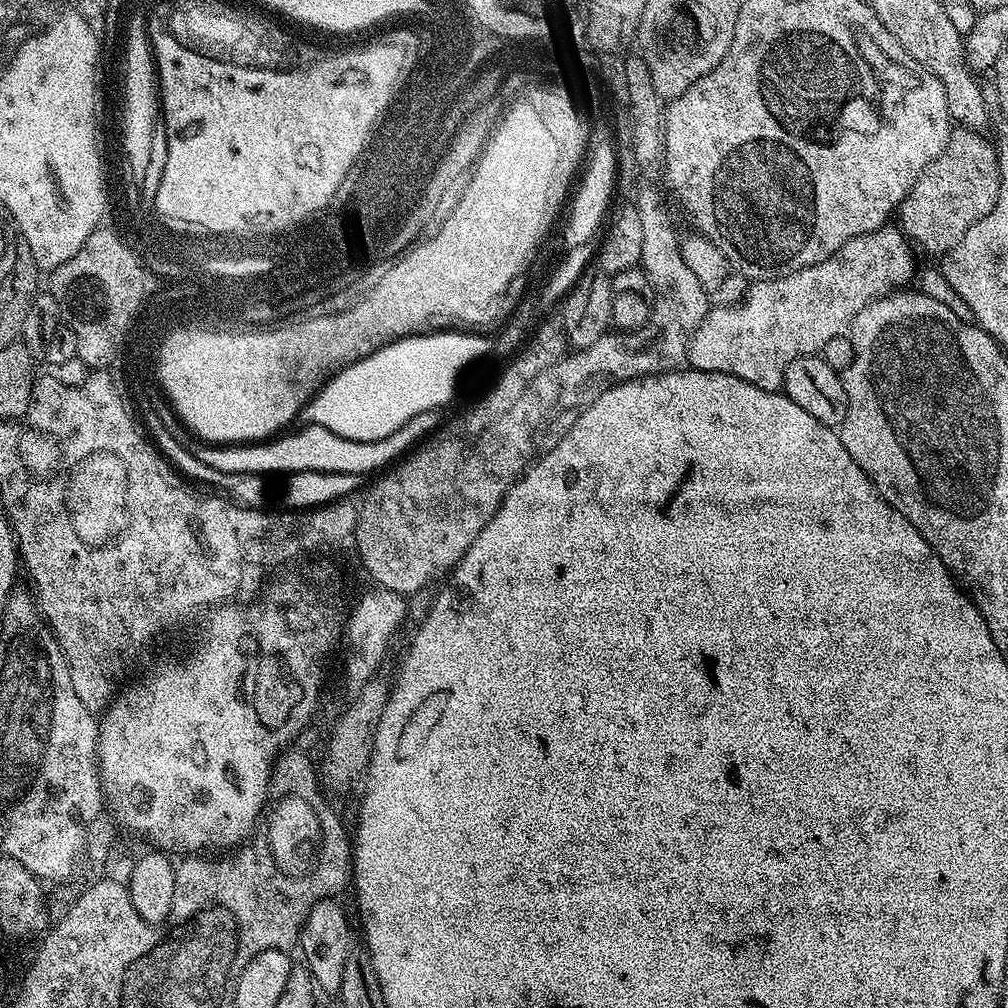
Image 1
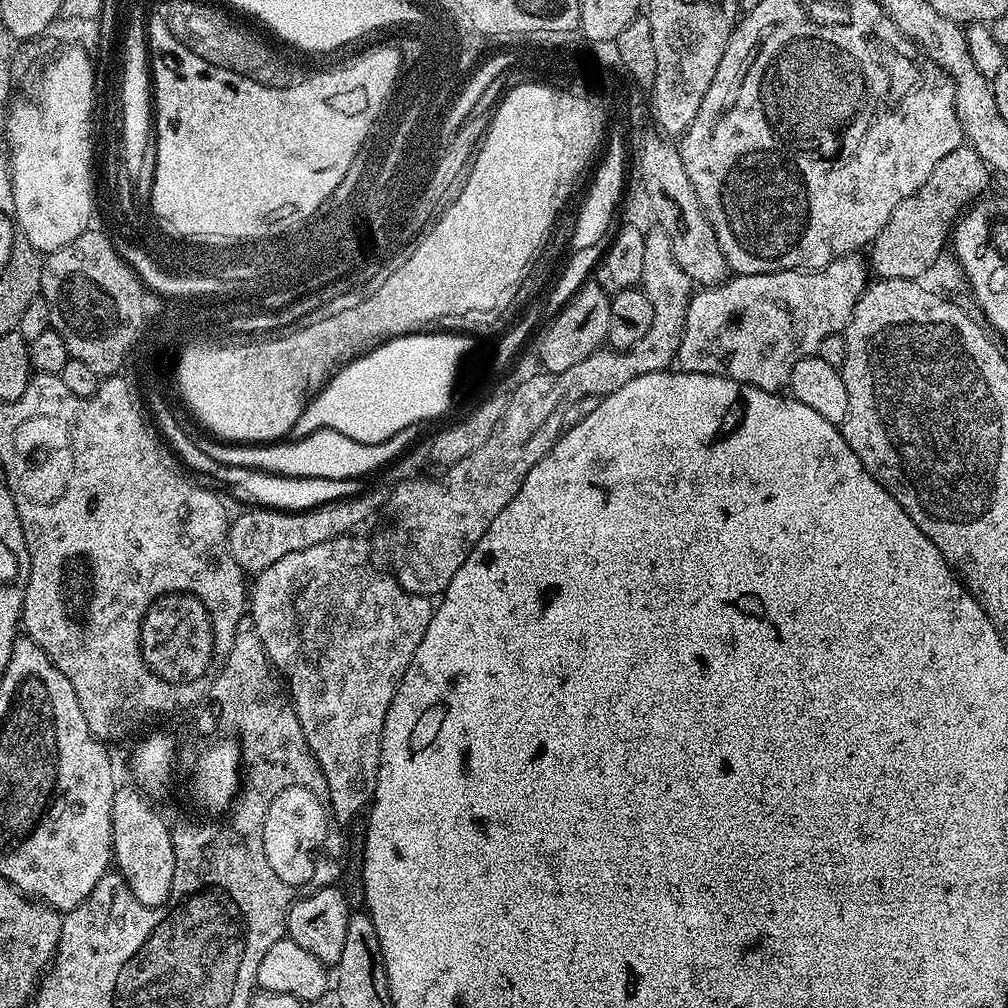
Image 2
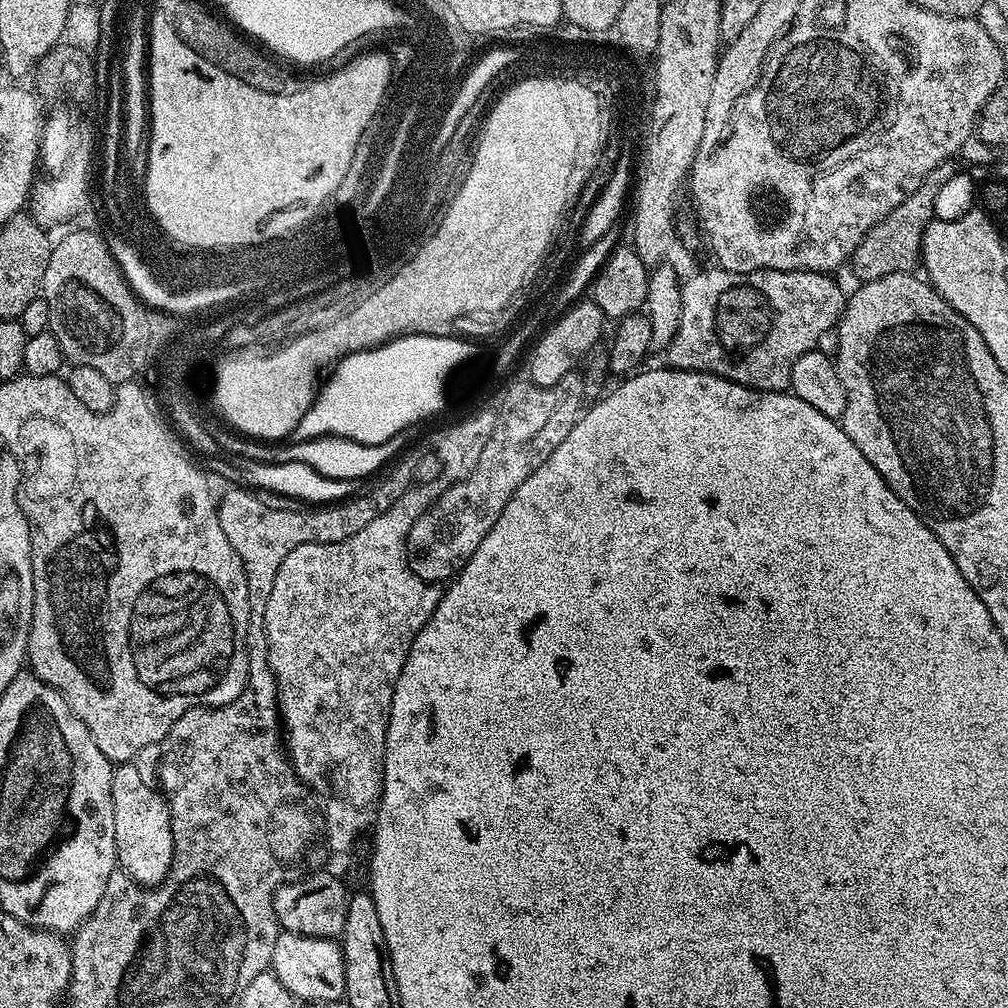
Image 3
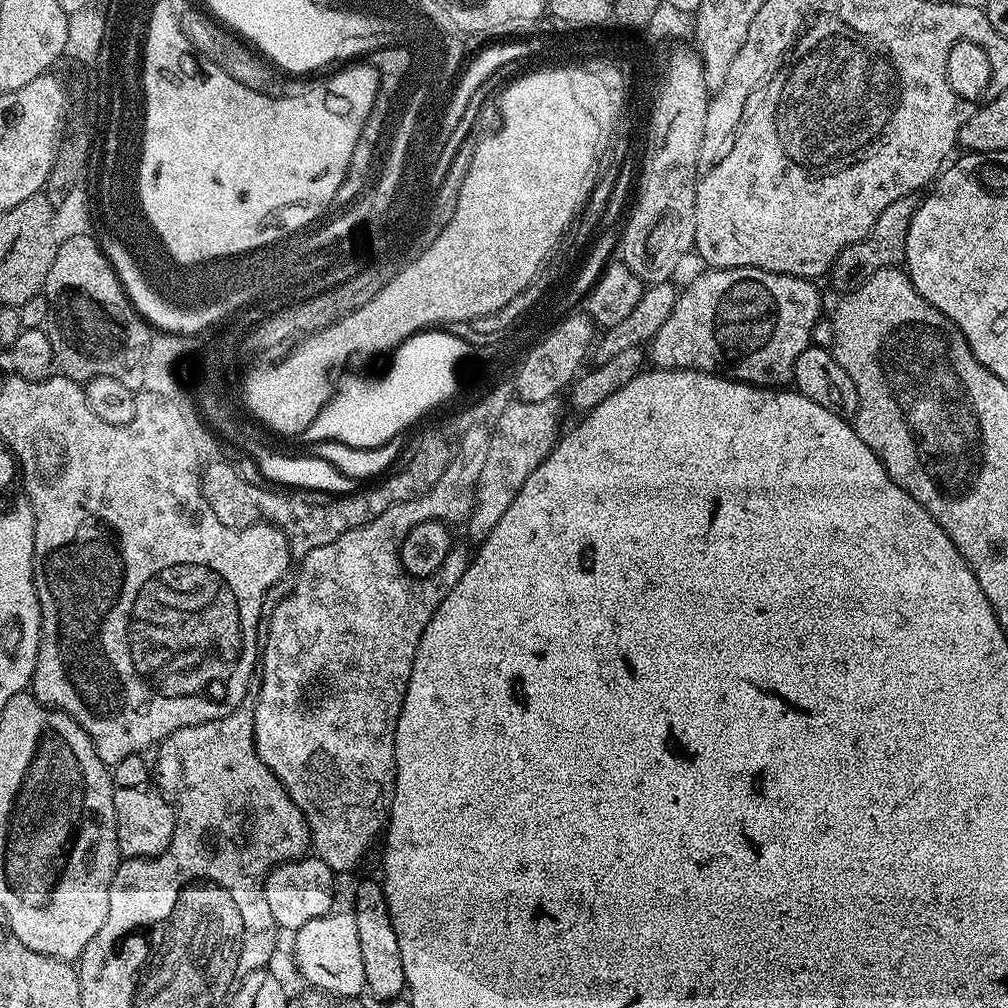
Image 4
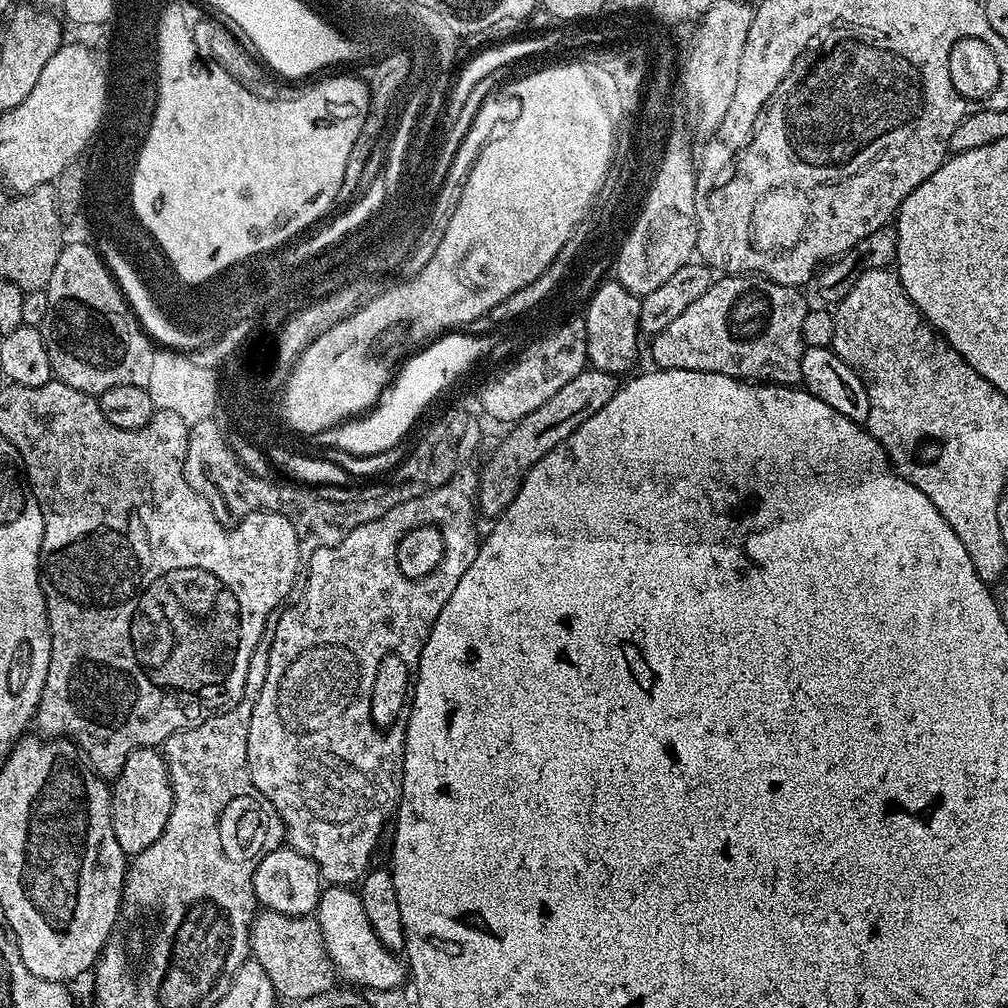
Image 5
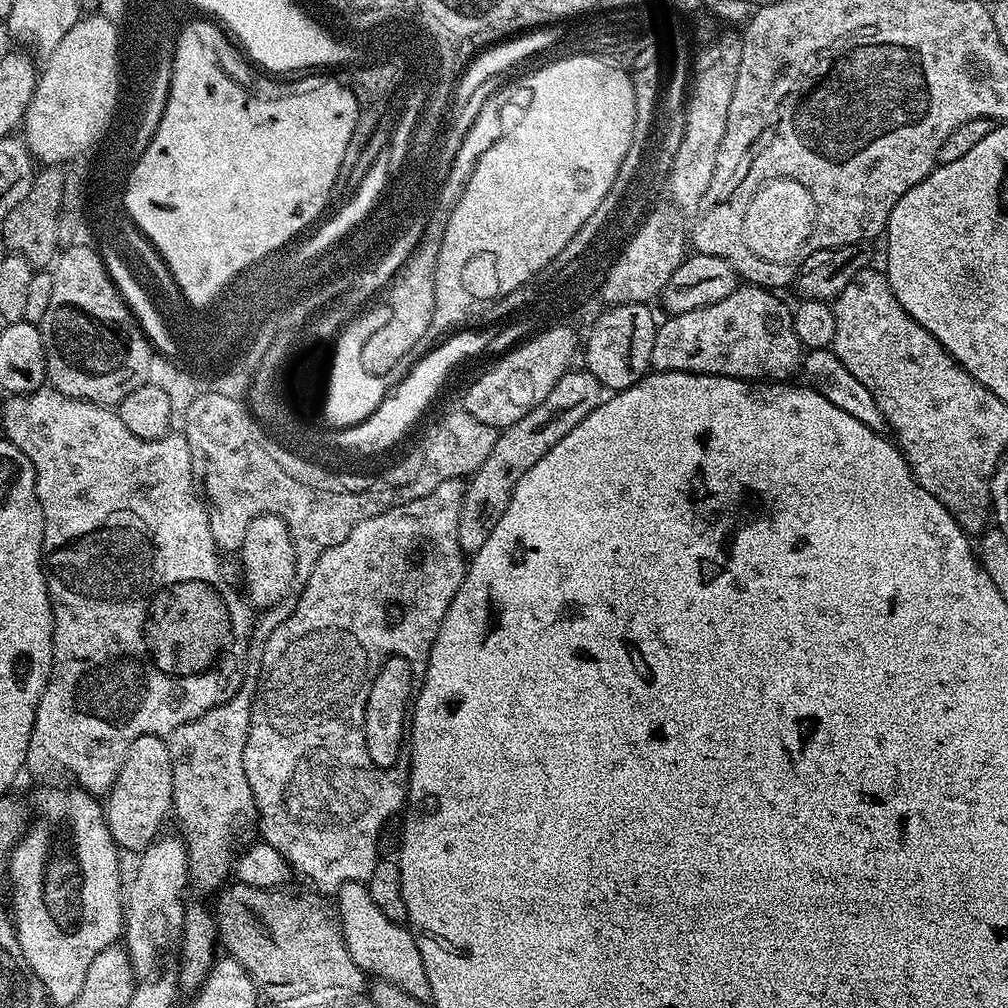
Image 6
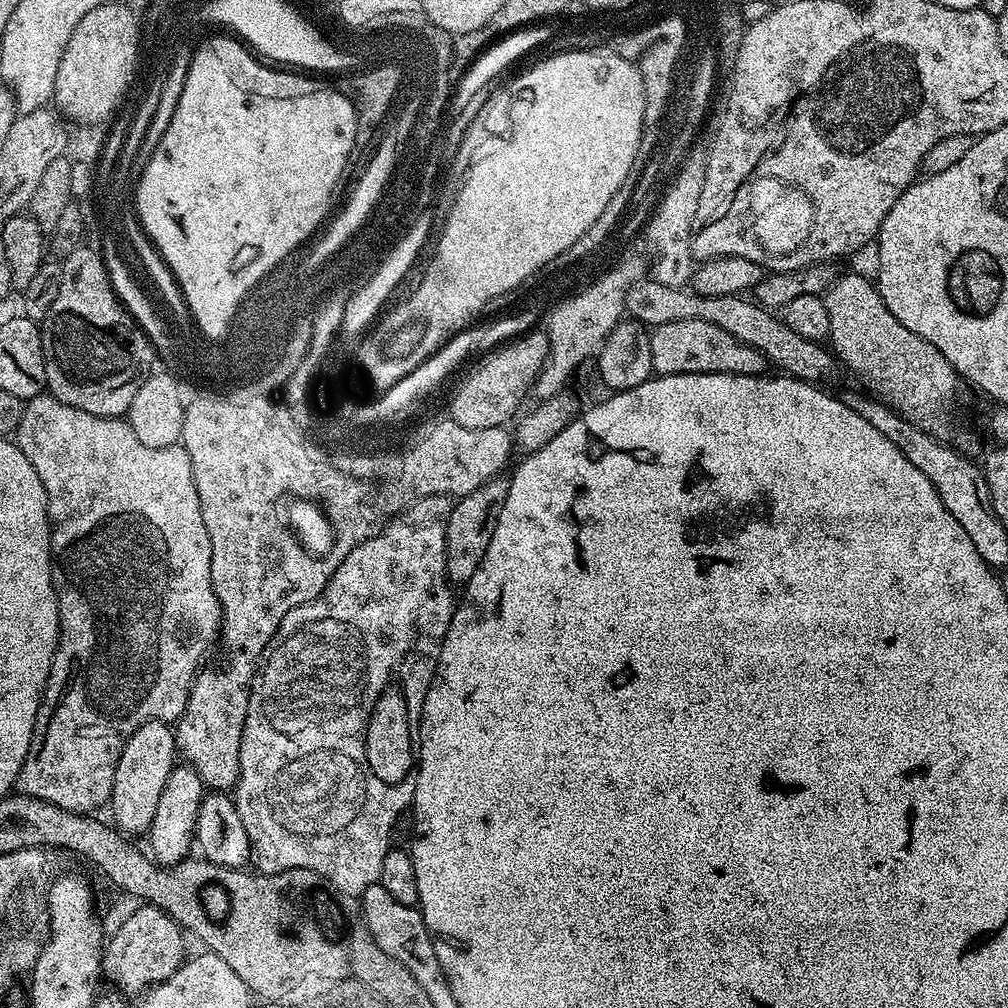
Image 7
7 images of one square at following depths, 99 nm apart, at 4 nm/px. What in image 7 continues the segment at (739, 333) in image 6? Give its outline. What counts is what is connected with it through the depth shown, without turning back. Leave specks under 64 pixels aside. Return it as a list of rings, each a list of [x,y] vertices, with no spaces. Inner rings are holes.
[[[701,320],[666,322],[666,326],[651,329],[650,358],[653,373],[673,376],[683,372],[721,372],[735,376],[758,376],[765,371],[764,355],[747,348],[718,326]]]

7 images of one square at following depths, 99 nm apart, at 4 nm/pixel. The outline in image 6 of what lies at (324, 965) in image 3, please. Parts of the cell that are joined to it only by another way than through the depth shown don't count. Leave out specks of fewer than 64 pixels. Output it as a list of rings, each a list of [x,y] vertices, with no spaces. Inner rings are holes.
[[[355,880],[337,888],[336,912],[344,931],[344,941],[350,950],[350,958],[354,958],[365,974],[389,980],[386,981],[389,985],[404,989],[416,1000],[431,1001],[430,978],[426,978],[426,966],[422,962],[422,954],[418,954],[418,942],[403,923],[391,920],[378,908],[370,896],[367,883]]]

